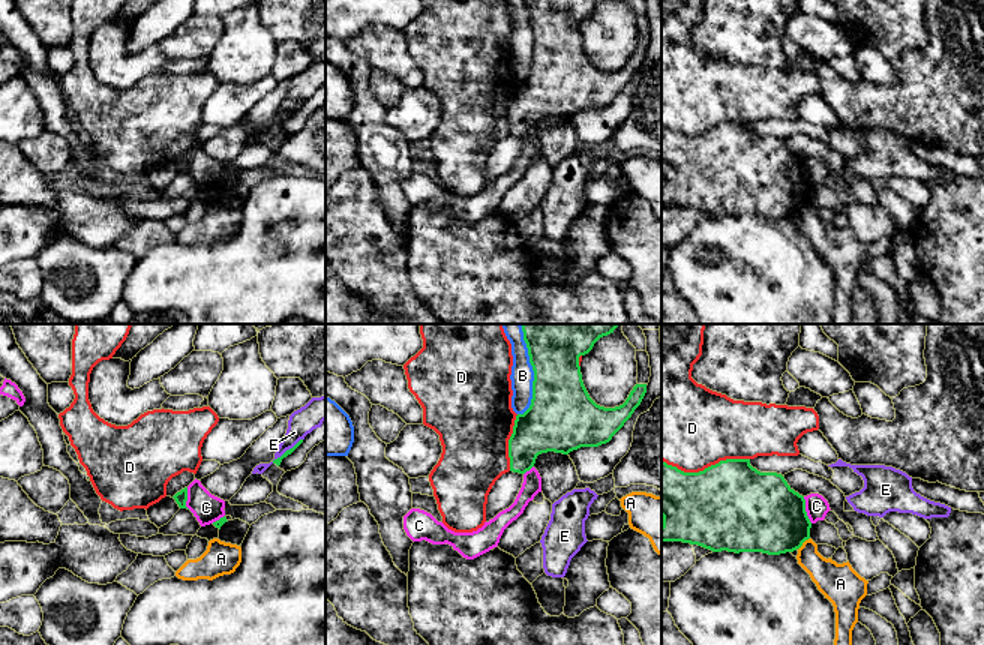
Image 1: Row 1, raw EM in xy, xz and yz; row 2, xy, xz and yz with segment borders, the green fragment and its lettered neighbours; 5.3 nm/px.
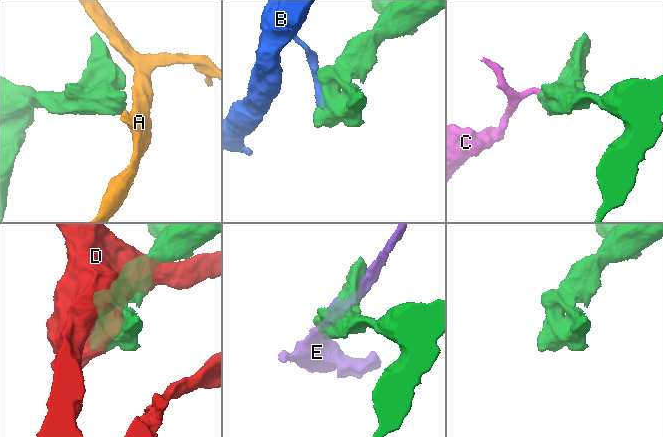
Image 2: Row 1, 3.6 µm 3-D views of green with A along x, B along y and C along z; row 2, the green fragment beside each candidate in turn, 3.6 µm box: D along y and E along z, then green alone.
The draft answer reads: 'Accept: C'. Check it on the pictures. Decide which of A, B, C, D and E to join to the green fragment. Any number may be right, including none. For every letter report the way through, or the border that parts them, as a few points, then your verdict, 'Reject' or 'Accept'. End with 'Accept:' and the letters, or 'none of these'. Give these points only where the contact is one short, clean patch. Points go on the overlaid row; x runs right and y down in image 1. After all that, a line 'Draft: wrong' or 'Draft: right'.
A: Reject
B: Reject
C: Boundary: yz (803, 497), (806, 515), (812, 522). Reject
D: Reject
E: Boundary: xy (302, 438), (272, 462). Reject
Accept: none of these
Draft: wrong

